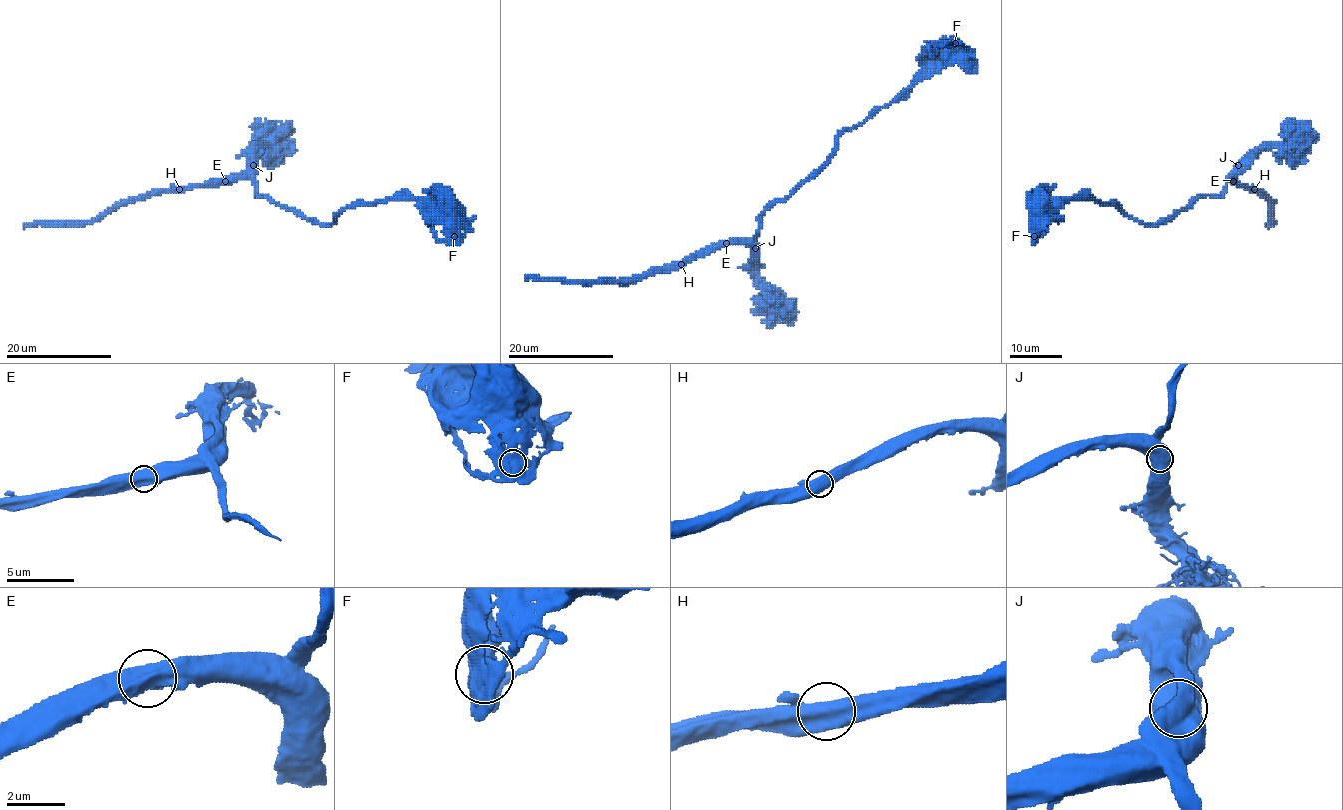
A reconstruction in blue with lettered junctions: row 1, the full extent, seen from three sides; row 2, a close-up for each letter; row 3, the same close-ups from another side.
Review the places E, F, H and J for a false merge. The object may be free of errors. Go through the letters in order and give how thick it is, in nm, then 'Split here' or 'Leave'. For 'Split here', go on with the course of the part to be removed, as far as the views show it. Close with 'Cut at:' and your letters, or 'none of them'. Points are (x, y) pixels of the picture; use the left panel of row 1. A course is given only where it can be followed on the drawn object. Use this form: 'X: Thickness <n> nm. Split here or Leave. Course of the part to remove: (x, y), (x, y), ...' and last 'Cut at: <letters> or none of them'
E: Thickness 750 nm. Leave
F: Thickness 750 nm. Leave
H: Thickness 650 nm. Leave
J: Thickness 650 nm. Leave
Cut at: none of them

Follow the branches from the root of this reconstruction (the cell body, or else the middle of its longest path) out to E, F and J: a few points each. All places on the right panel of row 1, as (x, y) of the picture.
E: (1040, 208), (1054, 208), (1068, 199), (1096, 199), (1155, 225), (1204, 195), (1219, 195), (1229, 177), (1233, 181)
F: (1040, 208), (1031, 220), (1034, 236)
J: (1040, 208), (1054, 208), (1068, 199), (1096, 199), (1155, 225), (1204, 195), (1219, 195), (1239, 165)

